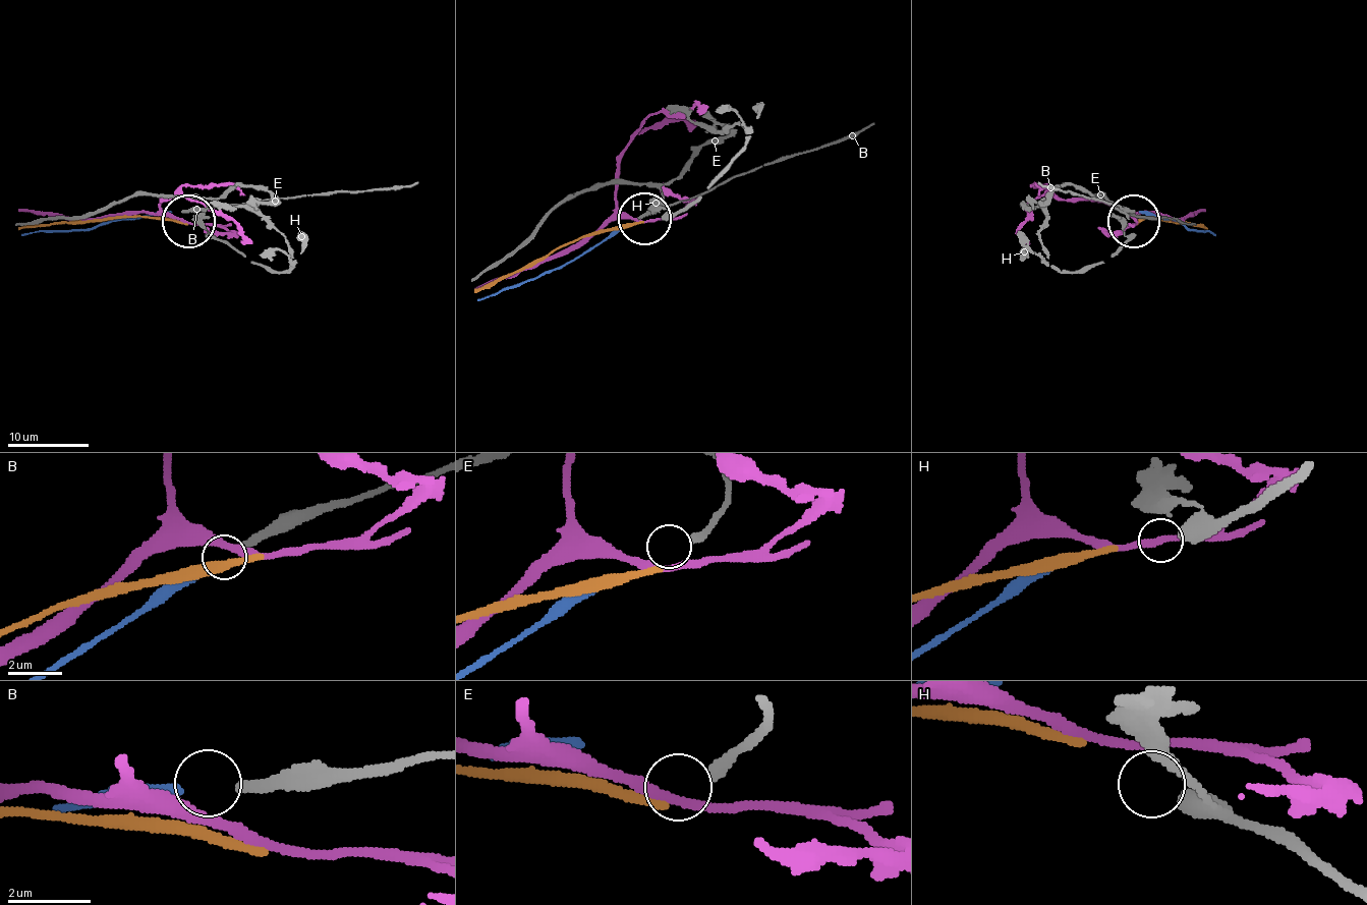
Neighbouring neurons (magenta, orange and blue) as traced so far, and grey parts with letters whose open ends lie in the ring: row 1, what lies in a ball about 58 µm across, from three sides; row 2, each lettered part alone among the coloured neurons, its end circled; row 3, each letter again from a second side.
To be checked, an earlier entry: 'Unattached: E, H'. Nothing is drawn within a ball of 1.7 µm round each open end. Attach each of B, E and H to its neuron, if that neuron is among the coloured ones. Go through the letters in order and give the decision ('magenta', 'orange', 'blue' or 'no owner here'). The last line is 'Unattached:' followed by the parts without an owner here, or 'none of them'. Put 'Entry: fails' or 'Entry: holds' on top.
Entry: holds
B: blue
E: no owner here
H: no owner here
Unattached: E, H

